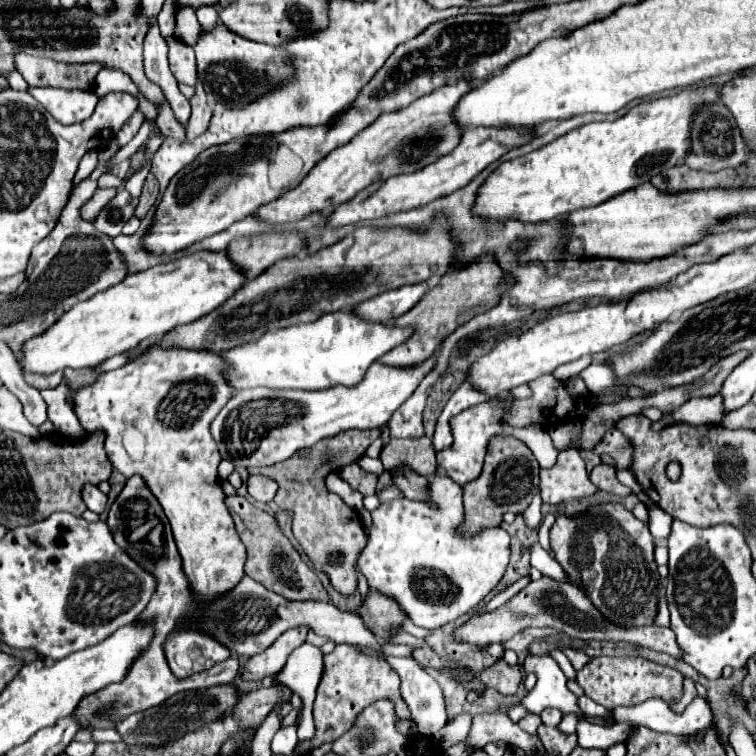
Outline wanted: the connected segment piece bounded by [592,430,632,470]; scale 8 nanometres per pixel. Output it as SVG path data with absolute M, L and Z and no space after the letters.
M608 430L608 432L604 434L604 438L600 440L600 444L596 444L596 446L592 448L592 452L594 452L594 454L610 454L610 456L616 460L616 464L618 464L620 468L624 468L624 470L628 470L628 466L630 466L632 446L630 446L628 440L626 440L620 432L616 432L616 430Z

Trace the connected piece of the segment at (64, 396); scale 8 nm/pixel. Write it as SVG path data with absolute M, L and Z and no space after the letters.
M64 378L58 388L42 390L40 394L48 404L48 416L50 416L50 422L56 426L56 430L60 430L64 436L70 436L72 440L80 440L82 434L86 432L76 420L76 414L72 412L72 406L68 402L68 394L70 394L68 380Z

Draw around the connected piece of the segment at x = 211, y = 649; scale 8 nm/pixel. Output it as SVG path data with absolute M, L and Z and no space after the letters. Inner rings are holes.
M174 632L164 644L166 660L178 678L204 672L230 658L228 648L198 632Z

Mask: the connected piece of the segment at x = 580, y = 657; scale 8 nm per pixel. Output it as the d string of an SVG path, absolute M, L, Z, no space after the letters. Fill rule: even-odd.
M562 648L562 652L568 656L568 660L572 662L572 666L576 668L576 670L580 670L590 658L586 656L586 654L582 654L582 652L576 652L576 650L568 650L568 648Z

